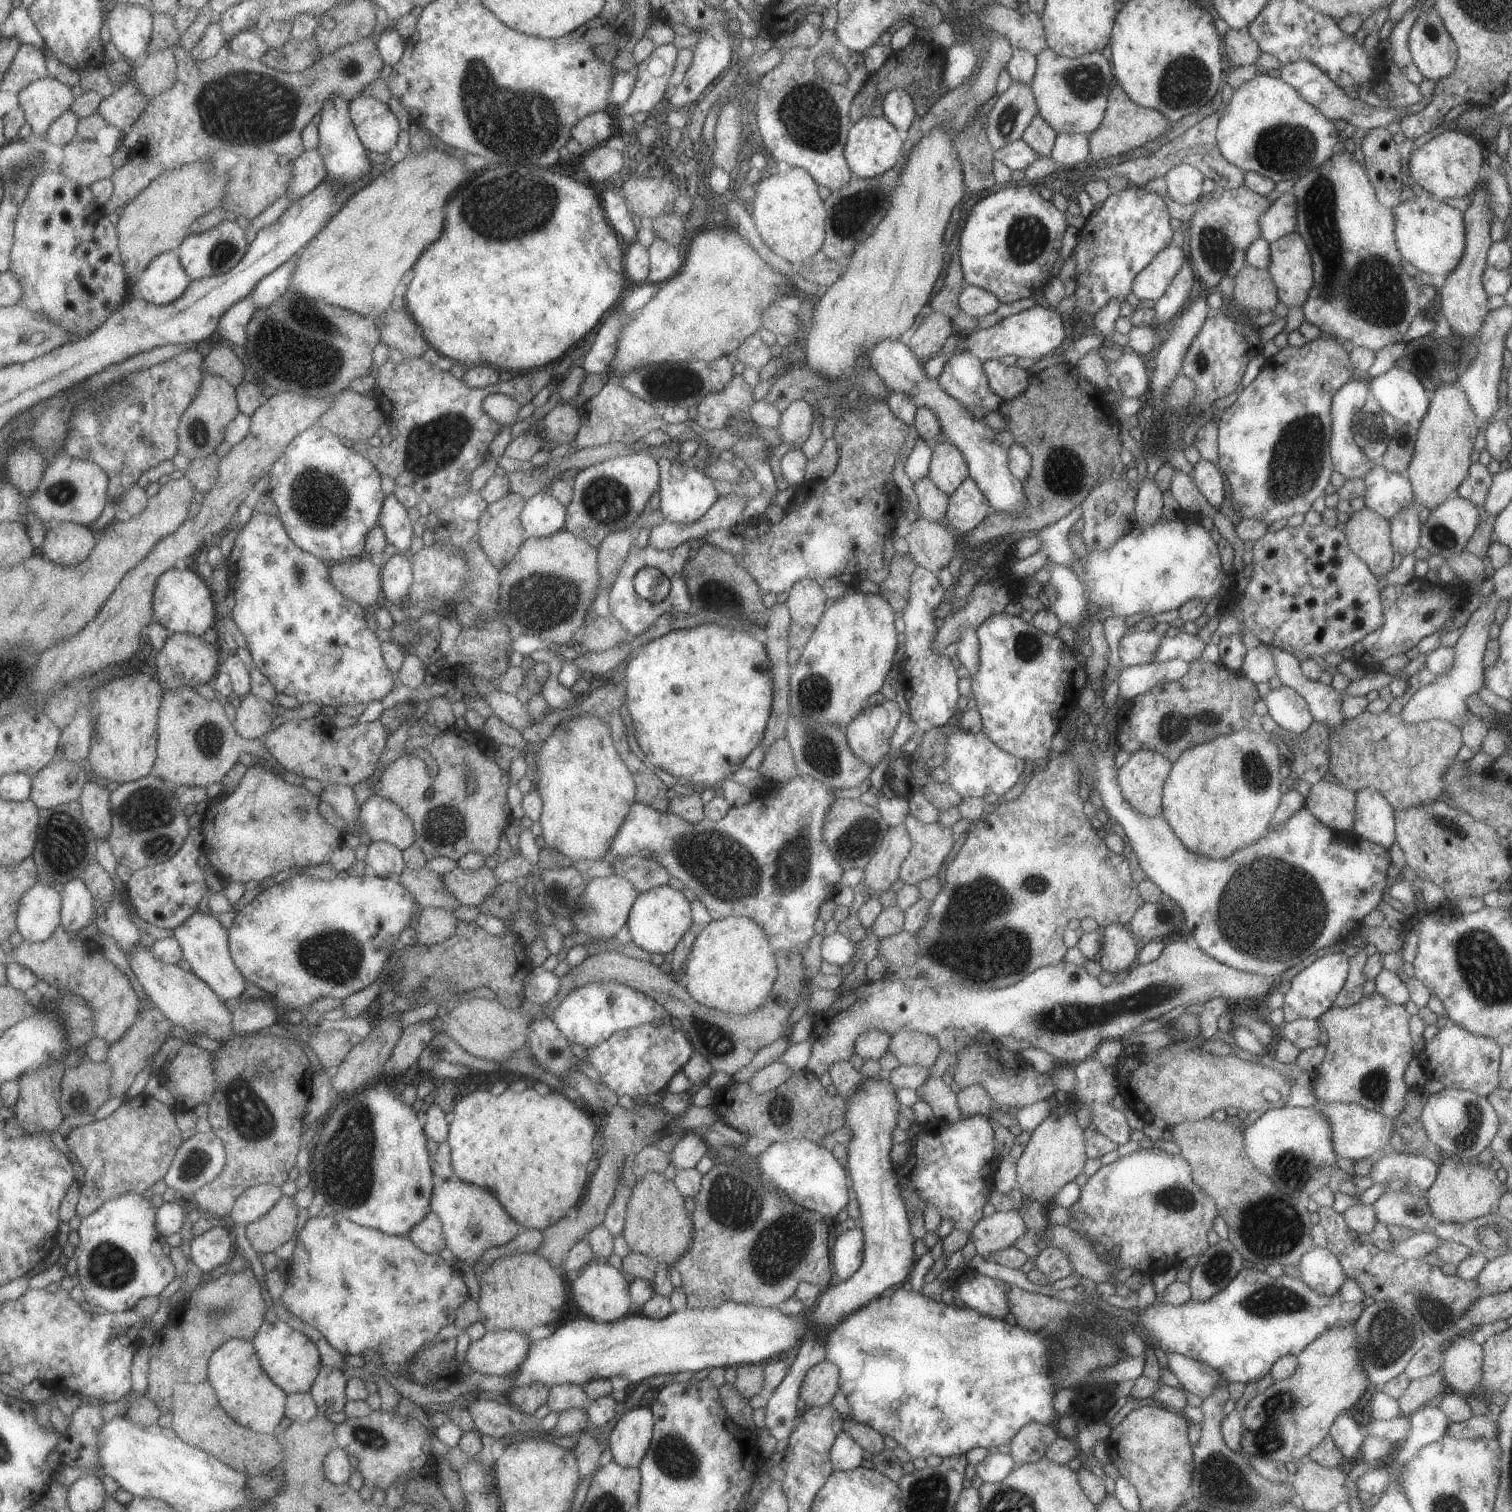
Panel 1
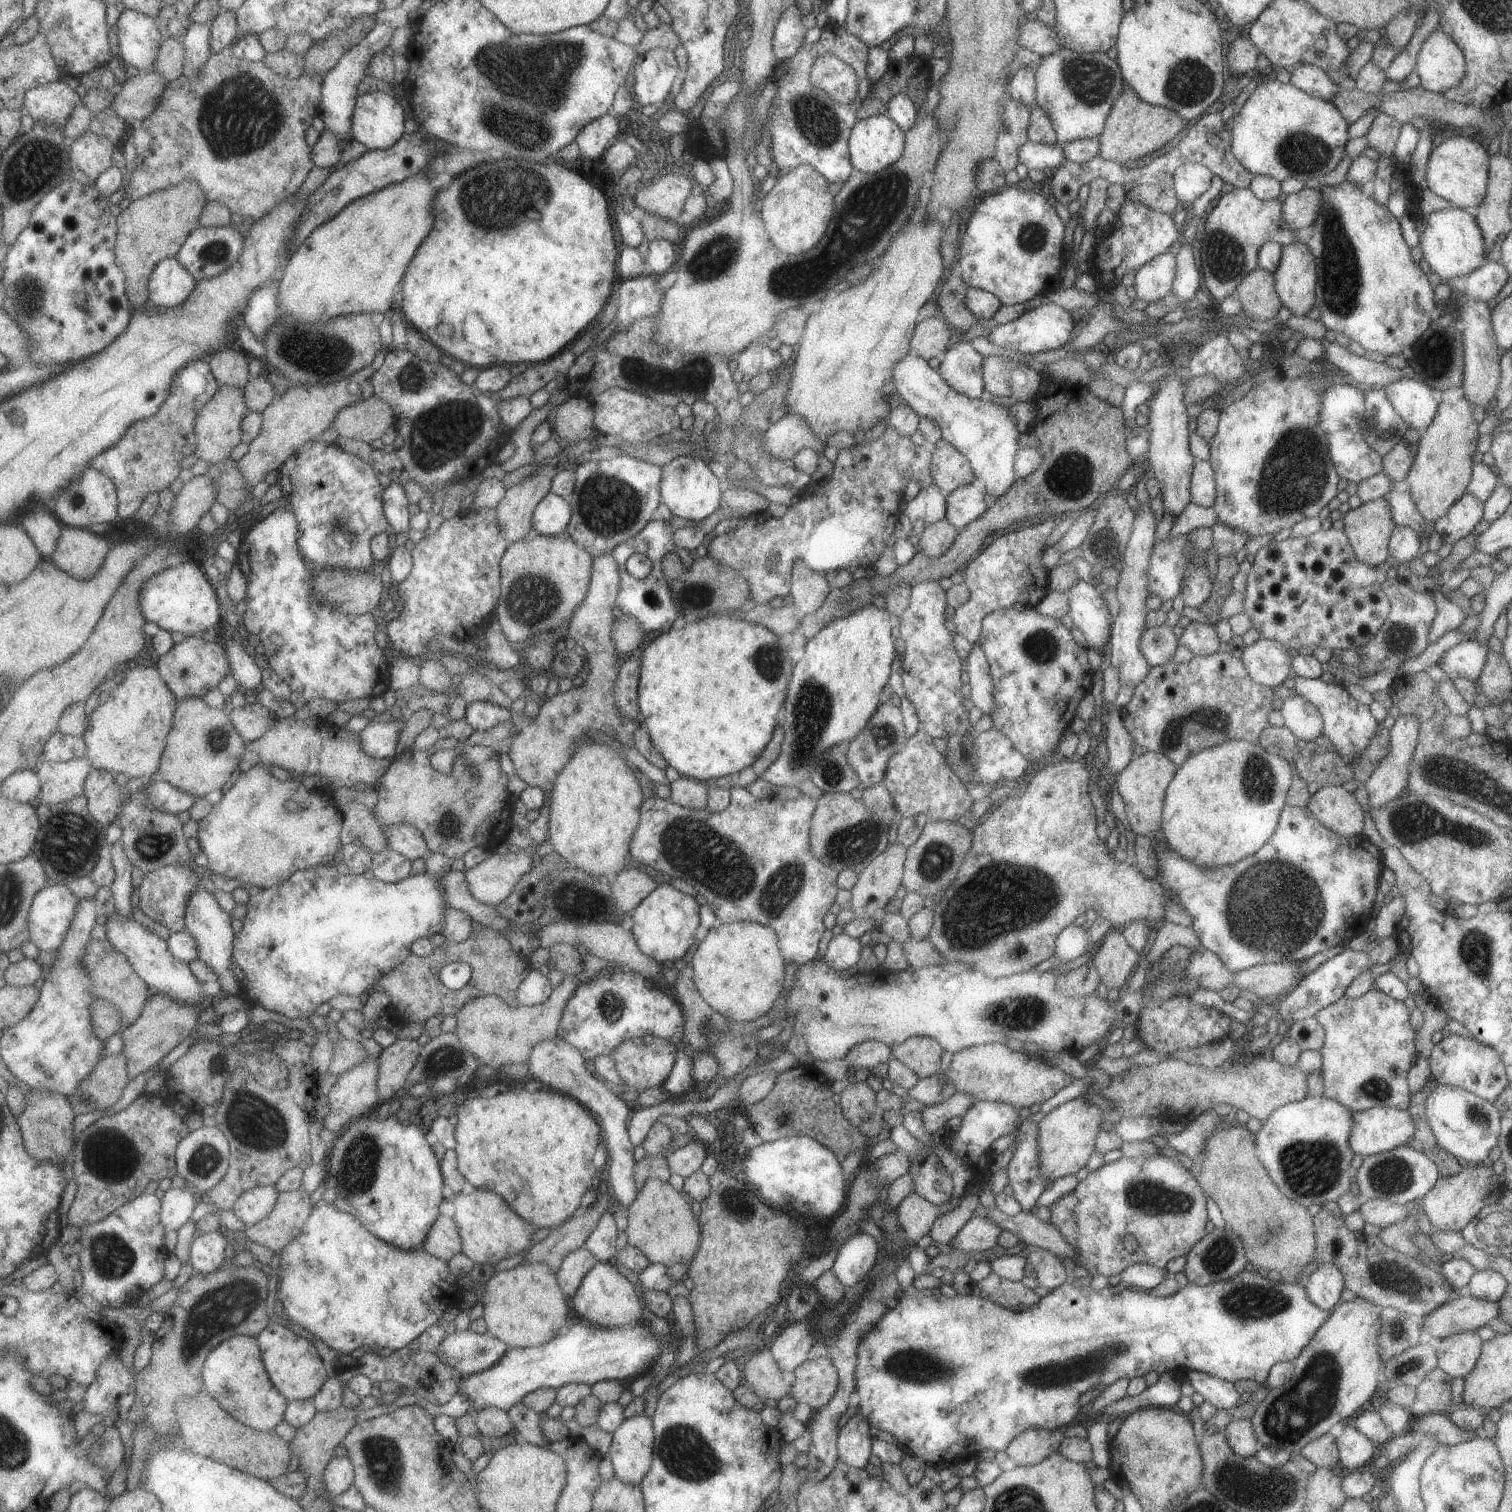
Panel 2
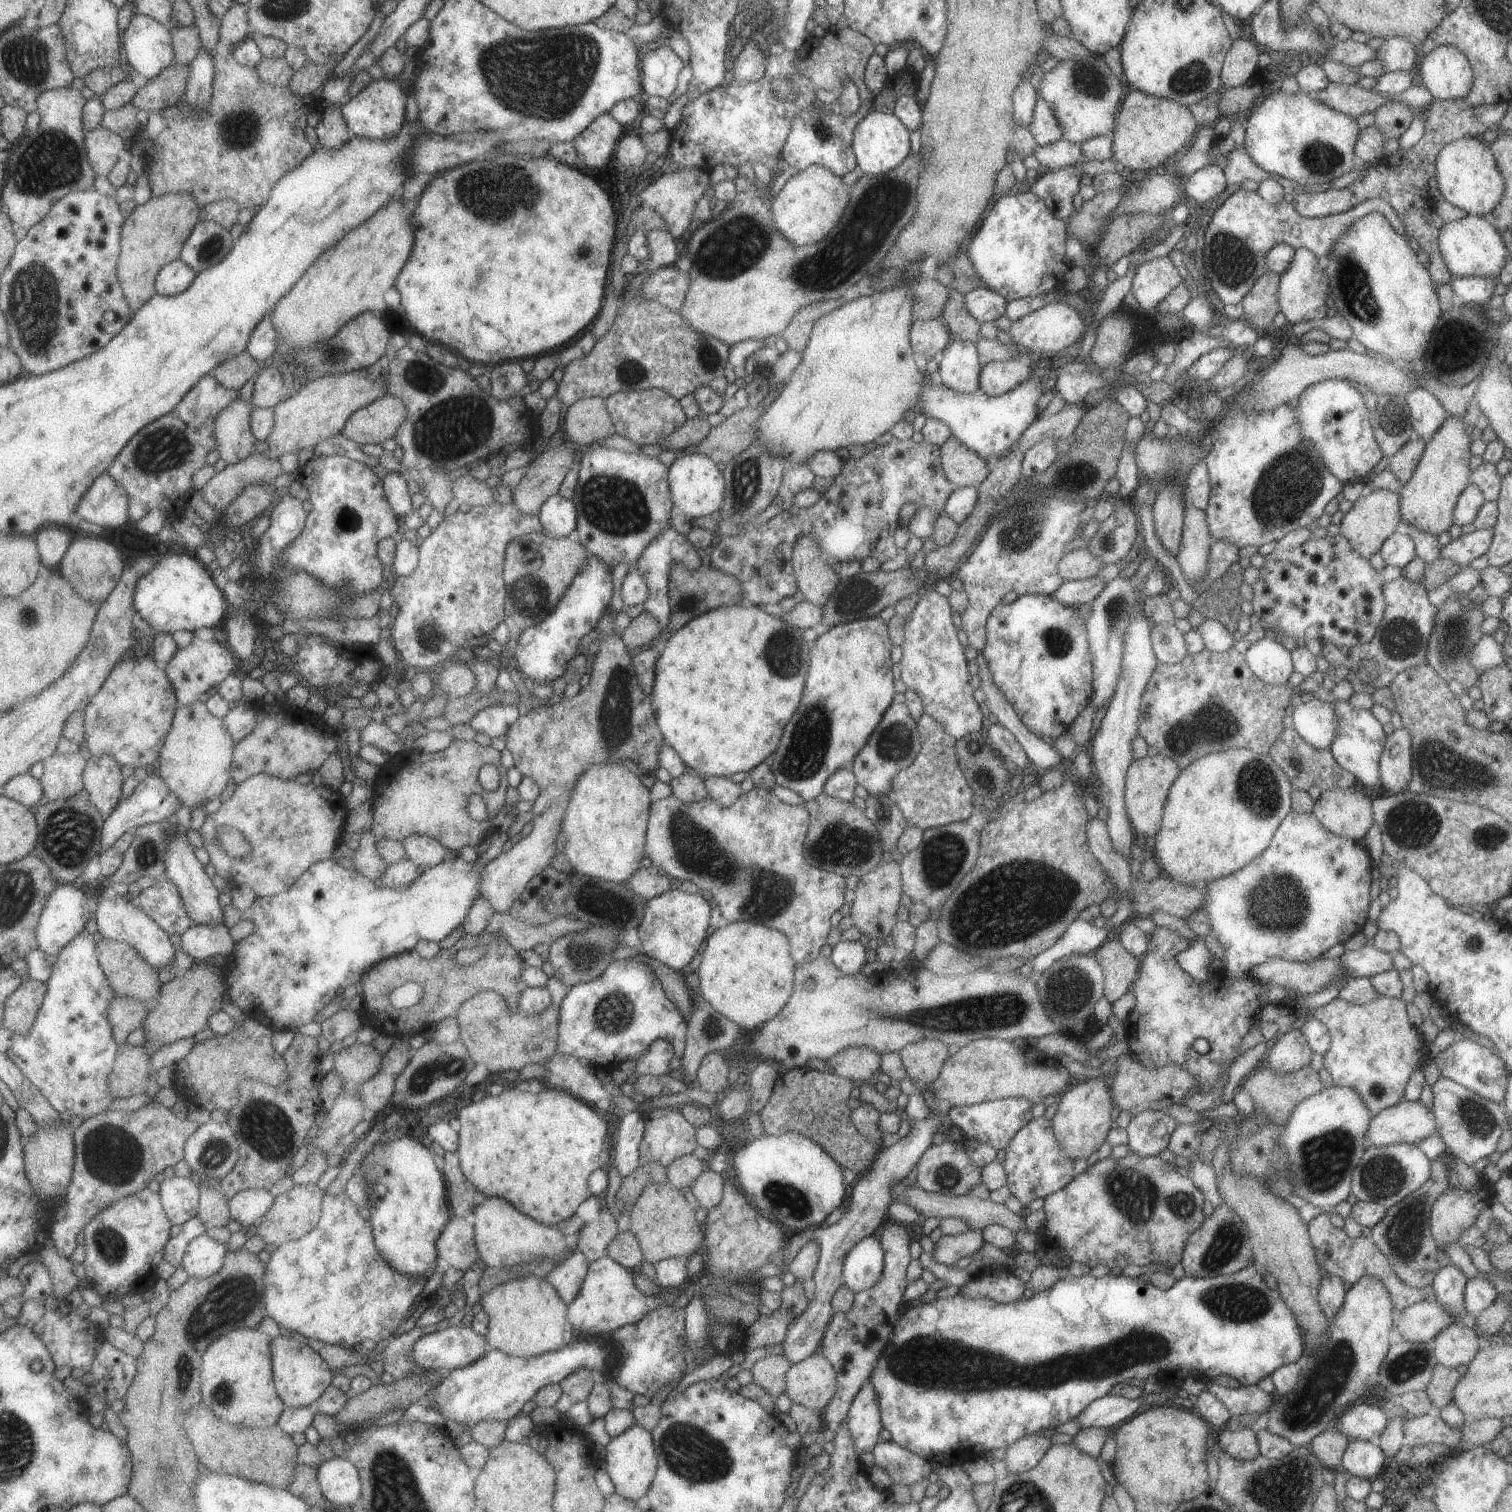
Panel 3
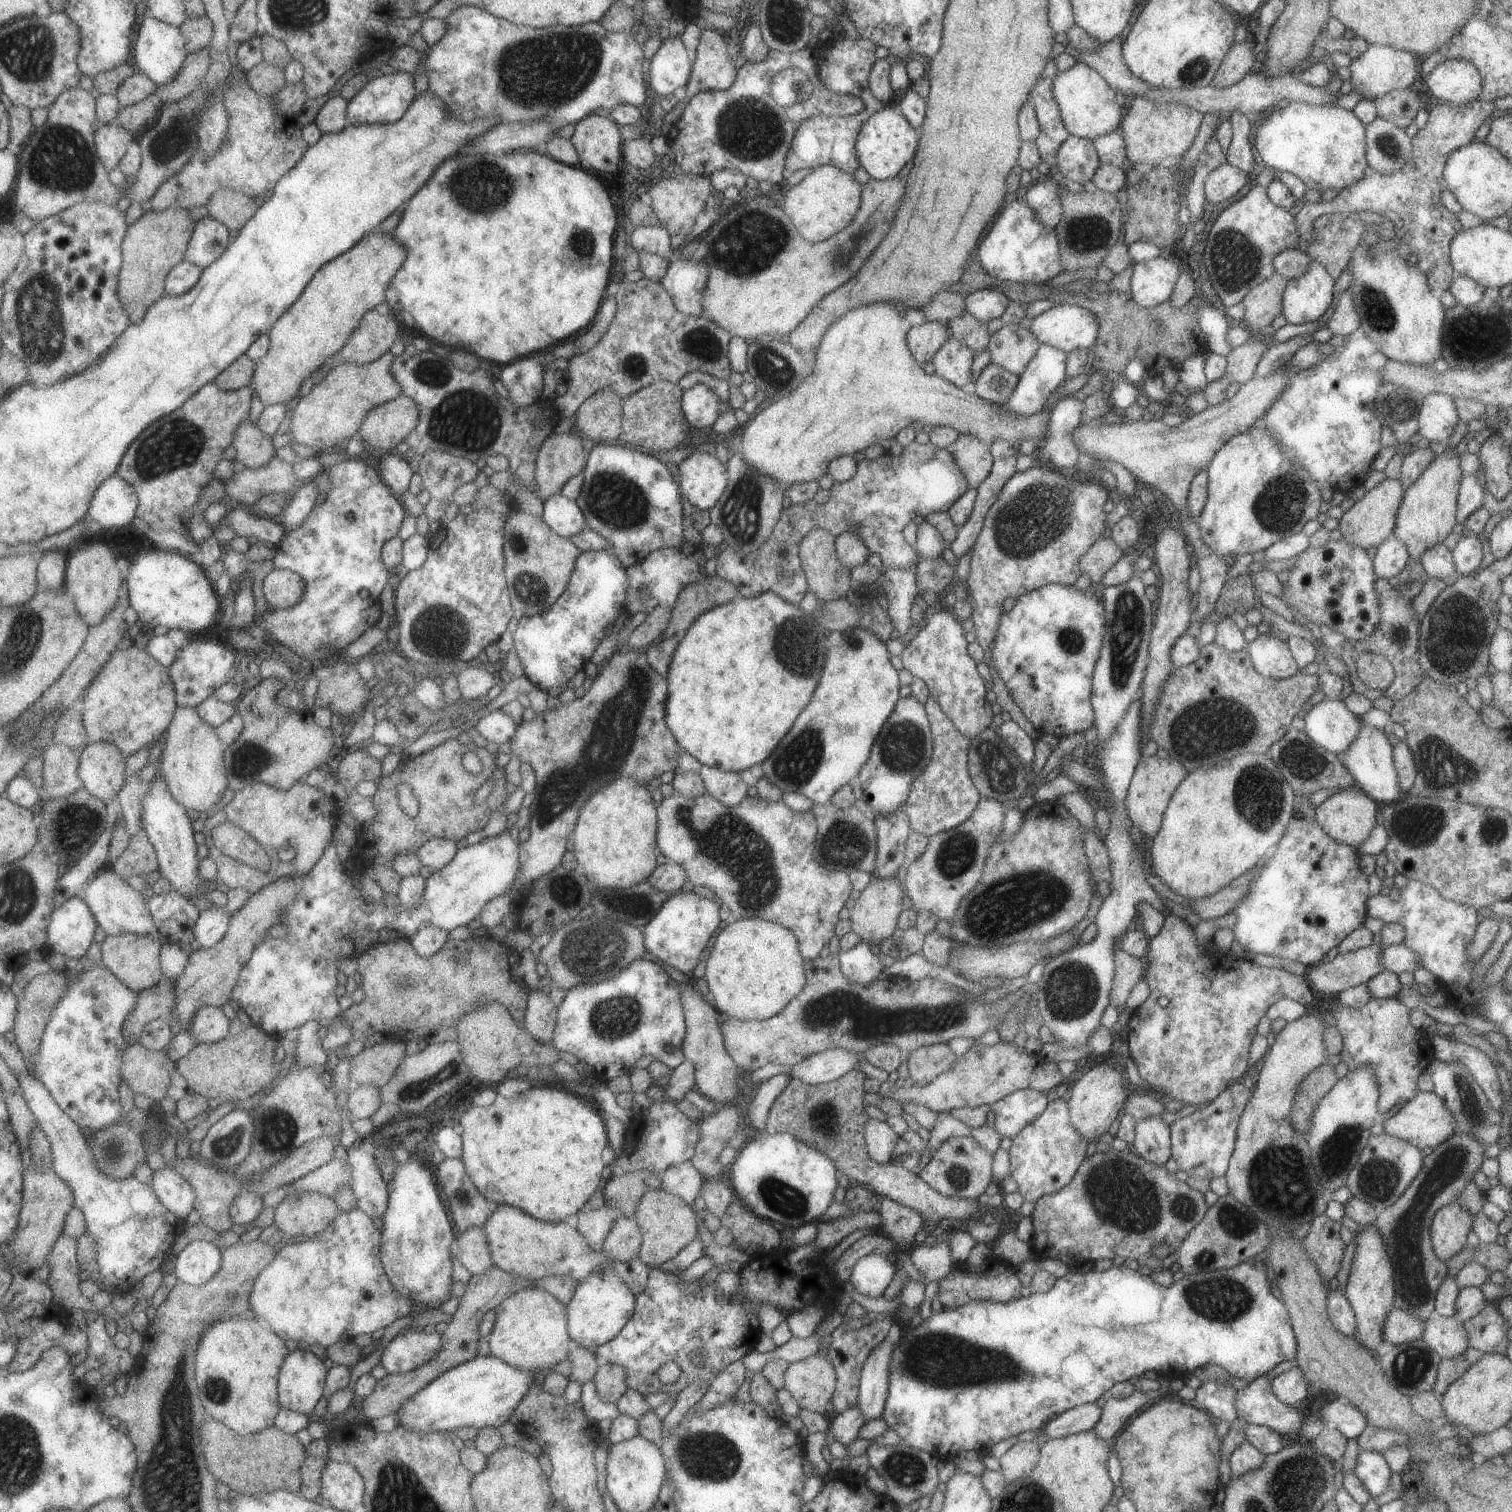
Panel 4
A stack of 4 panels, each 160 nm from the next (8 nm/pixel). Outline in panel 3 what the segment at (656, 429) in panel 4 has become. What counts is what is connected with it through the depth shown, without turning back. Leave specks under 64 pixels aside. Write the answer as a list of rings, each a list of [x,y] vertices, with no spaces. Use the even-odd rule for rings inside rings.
[[[658,388],[616,392],[604,398],[604,403],[614,426],[614,432],[628,438],[635,444],[660,444],[669,433],[680,427],[686,420],[678,400],[666,390]]]

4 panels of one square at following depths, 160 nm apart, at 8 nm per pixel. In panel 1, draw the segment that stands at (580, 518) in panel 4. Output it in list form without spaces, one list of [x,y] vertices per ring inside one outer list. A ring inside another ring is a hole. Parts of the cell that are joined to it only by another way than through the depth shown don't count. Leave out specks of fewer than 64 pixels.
[[[540,491],[525,500],[519,520],[524,538],[552,536],[564,529],[566,508],[559,504],[548,491]]]

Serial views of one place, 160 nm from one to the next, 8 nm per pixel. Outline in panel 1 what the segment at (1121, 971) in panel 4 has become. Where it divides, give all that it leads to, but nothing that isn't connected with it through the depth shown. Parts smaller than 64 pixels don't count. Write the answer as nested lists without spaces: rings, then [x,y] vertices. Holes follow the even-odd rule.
[[[1109,924],[1102,930],[1100,953],[1096,960],[1102,971],[1115,976],[1135,964],[1140,944],[1133,939],[1133,934],[1127,926]]]

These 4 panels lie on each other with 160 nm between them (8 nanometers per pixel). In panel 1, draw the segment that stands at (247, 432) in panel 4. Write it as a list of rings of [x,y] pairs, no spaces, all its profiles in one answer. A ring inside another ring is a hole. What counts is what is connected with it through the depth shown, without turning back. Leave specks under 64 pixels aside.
[[[207,365],[203,374],[205,376],[203,376],[203,382],[201,382],[199,394],[191,402],[191,406],[187,408],[185,414],[182,415],[181,423],[177,428],[179,452],[190,461],[207,458],[207,456],[215,454],[215,450],[223,442],[226,442],[227,426],[235,420],[235,416],[241,413],[241,410],[238,410],[237,387],[223,376],[211,372]]]

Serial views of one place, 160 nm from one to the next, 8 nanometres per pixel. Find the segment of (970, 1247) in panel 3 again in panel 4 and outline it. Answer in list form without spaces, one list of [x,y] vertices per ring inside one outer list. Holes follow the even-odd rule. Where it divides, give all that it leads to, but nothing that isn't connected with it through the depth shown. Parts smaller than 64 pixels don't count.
[[[946,1236],[941,1237],[933,1247],[914,1245],[909,1253],[910,1261],[919,1272],[924,1285],[945,1278],[952,1269],[953,1262]]]

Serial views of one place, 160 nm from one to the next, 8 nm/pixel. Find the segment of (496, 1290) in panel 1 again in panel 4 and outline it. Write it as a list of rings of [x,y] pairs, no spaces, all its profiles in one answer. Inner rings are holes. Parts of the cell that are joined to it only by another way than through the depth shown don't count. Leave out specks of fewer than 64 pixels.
[[[535,1286],[510,1294],[495,1308],[494,1325],[487,1335],[491,1355],[513,1368],[537,1374],[565,1360],[570,1337],[566,1325],[566,1308],[554,1296]]]

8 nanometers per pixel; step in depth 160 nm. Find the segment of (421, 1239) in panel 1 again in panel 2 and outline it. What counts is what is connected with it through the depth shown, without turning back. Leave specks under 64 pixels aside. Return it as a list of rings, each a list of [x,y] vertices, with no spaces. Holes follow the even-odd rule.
[[[445,1214],[438,1216],[438,1220],[430,1228],[421,1248],[431,1256],[446,1261],[453,1254],[462,1252],[462,1240],[454,1218]]]

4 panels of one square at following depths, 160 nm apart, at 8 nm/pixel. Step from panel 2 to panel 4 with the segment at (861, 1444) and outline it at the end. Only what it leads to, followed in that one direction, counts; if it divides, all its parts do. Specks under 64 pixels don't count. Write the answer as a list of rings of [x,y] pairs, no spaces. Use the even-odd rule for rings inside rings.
[[[886,1337],[869,1351],[862,1364],[856,1405],[865,1421],[882,1415],[888,1395],[888,1366],[894,1346]]]

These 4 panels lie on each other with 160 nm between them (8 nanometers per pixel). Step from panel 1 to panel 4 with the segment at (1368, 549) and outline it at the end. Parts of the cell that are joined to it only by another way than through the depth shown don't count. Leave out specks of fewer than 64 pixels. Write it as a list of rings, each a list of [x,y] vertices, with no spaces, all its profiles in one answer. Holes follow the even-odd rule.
[[[1384,479],[1377,486],[1369,489],[1351,508],[1342,514],[1338,527],[1342,539],[1354,547],[1362,549],[1378,547],[1394,529],[1396,512],[1402,503],[1404,486],[1399,479]]]

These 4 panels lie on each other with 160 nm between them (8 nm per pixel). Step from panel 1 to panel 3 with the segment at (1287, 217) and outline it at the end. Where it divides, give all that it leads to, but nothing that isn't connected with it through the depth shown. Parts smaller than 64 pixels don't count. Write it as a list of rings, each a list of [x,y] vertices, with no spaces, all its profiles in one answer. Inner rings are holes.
[[[1462,98],[1444,101],[1433,99],[1428,104],[1424,112],[1424,133],[1413,146],[1408,149],[1399,148],[1392,154],[1389,154],[1389,156],[1385,156],[1382,161],[1377,162],[1374,167],[1369,167],[1366,171],[1361,171],[1360,177],[1345,188],[1327,189],[1320,193],[1295,192],[1291,204],[1302,217],[1319,218],[1352,209],[1354,206],[1361,204],[1367,199],[1379,197],[1380,199],[1385,200],[1385,202],[1395,210],[1396,215],[1401,218],[1400,222],[1403,223],[1405,235],[1407,237],[1411,236],[1411,238],[1414,238],[1418,242],[1418,248],[1421,248],[1421,250],[1427,254],[1429,258],[1427,270],[1429,271],[1430,279],[1433,280],[1437,286],[1449,284],[1452,280],[1451,273],[1443,262],[1438,245],[1438,234],[1444,222],[1443,219],[1435,213],[1434,209],[1436,201],[1427,191],[1427,182],[1429,182],[1429,178],[1435,176],[1436,168],[1434,167],[1434,160],[1439,154],[1441,148],[1443,148],[1447,143],[1450,143],[1455,139],[1462,139],[1465,137],[1480,138],[1481,133],[1485,132],[1485,130],[1497,128],[1505,110],[1507,110],[1507,107],[1508,103],[1503,101],[1499,101],[1497,104],[1493,103],[1476,107]]]

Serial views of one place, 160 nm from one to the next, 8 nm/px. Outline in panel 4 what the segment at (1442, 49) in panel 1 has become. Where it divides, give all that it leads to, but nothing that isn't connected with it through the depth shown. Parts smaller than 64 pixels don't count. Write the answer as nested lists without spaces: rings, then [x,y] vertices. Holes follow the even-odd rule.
[[[1463,59],[1440,62],[1422,80],[1426,90],[1438,100],[1454,105],[1477,99],[1482,89],[1479,71]]]

